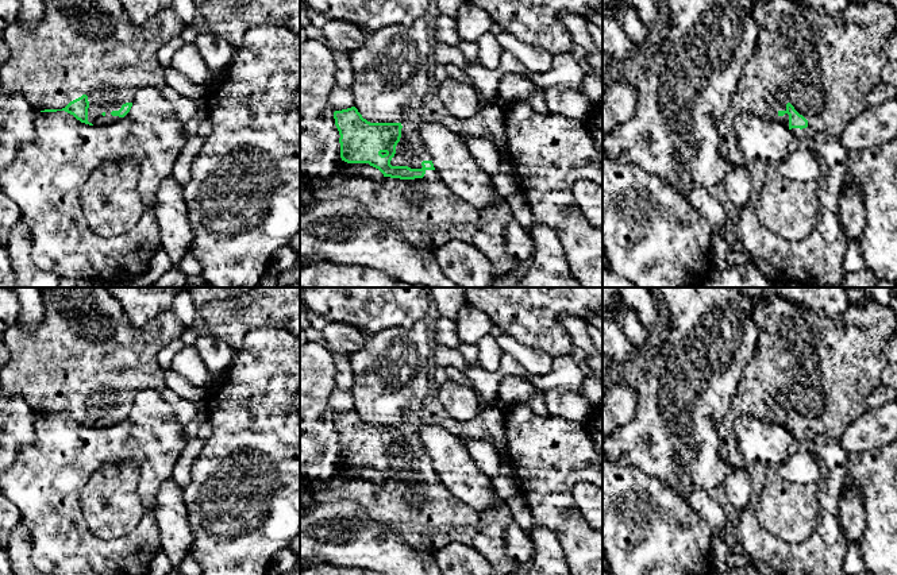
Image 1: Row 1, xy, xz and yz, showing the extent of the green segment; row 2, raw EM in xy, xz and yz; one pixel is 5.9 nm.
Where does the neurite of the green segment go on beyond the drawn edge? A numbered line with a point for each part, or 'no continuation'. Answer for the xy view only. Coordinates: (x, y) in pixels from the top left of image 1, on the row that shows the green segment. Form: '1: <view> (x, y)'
1: xy (91, 47)

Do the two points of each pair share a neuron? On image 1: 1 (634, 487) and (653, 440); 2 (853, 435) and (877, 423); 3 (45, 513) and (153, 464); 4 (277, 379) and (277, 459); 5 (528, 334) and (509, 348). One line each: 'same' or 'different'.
1: different
2: same
3: same
4: same
5: different

